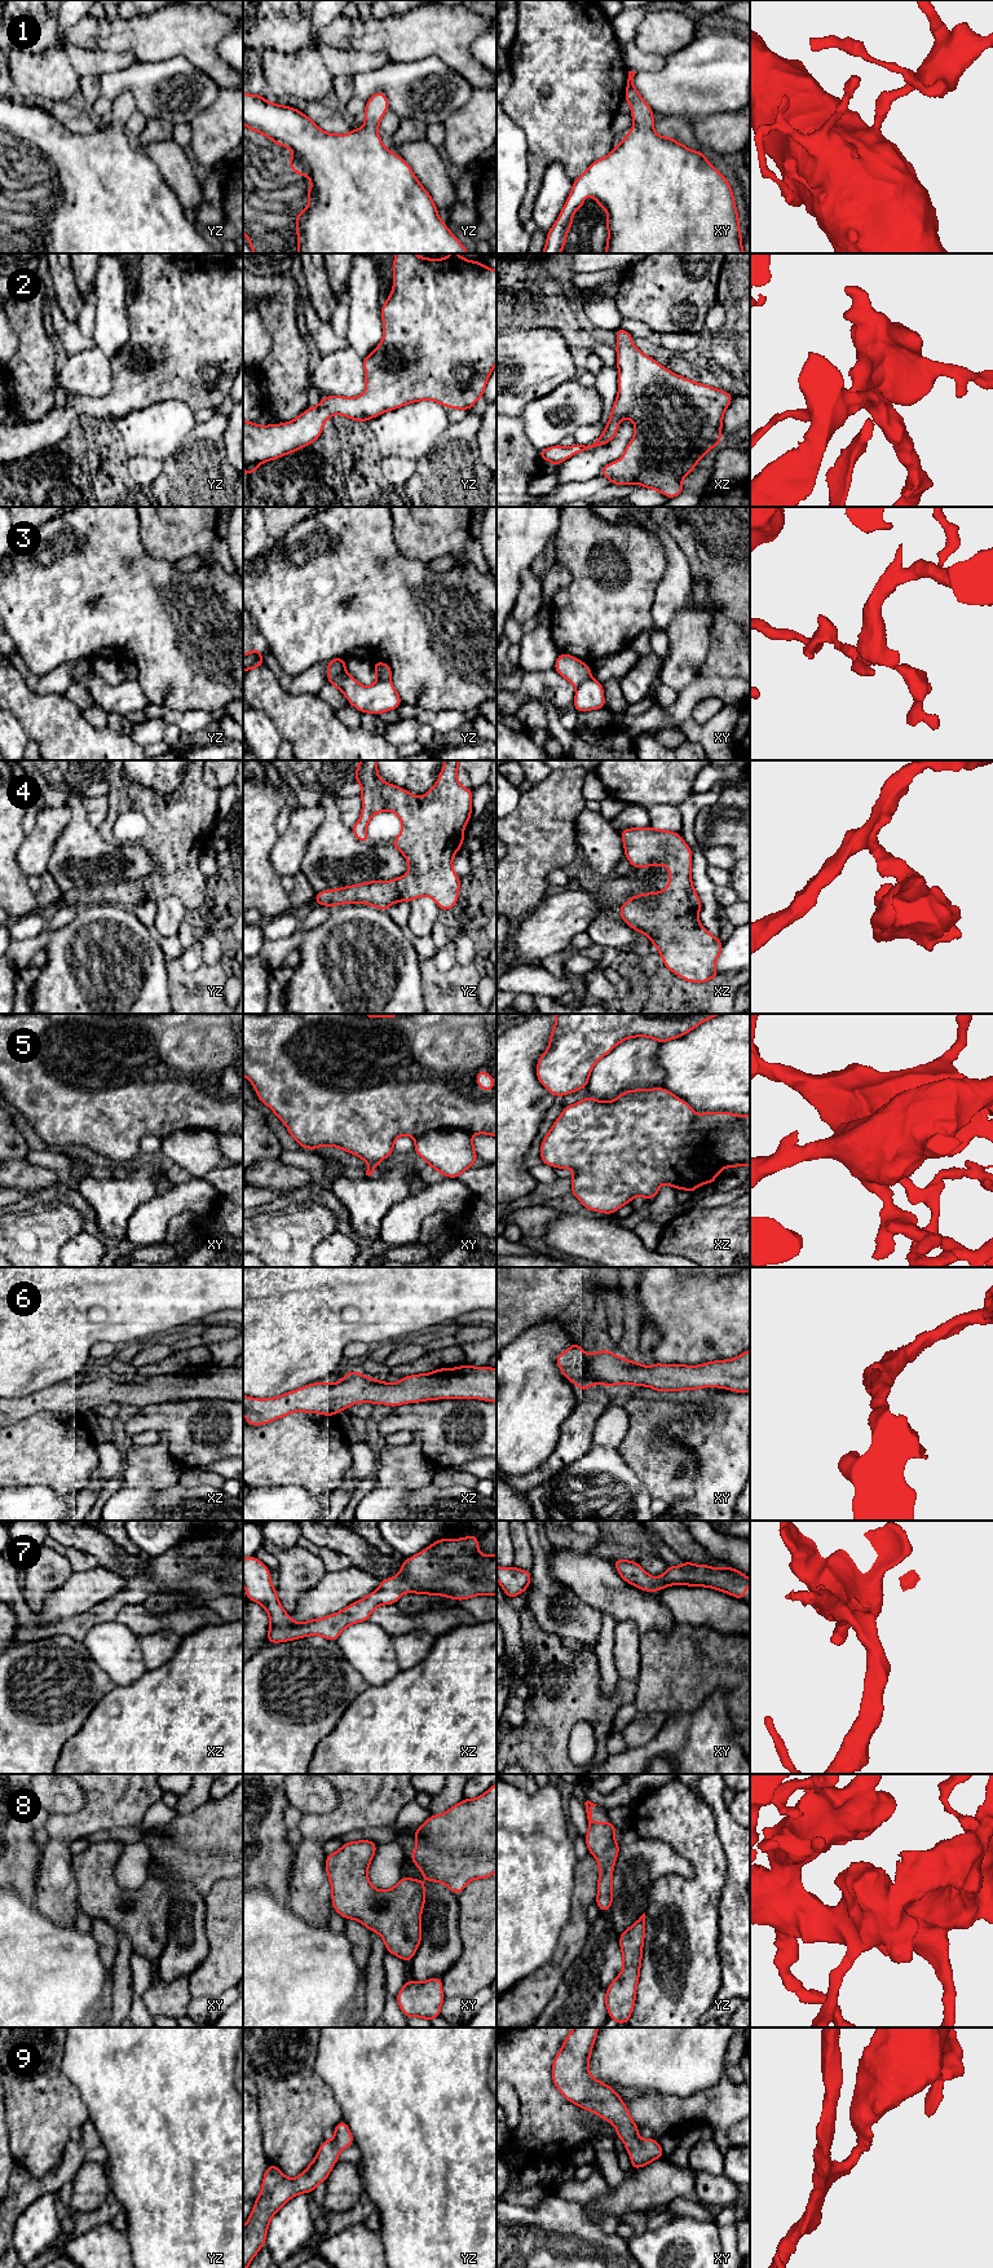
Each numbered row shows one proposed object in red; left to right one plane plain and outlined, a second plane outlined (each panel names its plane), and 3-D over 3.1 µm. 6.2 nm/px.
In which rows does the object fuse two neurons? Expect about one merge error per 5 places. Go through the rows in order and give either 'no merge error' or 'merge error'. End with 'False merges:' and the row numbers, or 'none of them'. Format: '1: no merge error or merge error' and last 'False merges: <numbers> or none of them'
1: no merge error
2: no merge error
3: merge error
4: no merge error
5: merge error
6: no merge error
7: no merge error
8: no merge error
9: no merge error
False merges: 3, 5

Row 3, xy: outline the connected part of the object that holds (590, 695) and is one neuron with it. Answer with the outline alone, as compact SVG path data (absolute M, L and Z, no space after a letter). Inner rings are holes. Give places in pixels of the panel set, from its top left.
M587 679L575 688L573 707L577 711L605 709L603 684L595 679Z

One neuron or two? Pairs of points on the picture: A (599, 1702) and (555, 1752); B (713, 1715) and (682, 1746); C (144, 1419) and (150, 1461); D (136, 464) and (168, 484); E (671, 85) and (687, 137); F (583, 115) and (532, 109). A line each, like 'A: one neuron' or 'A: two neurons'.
A: one neuron
B: one neuron
C: two neurons
D: two neurons
E: two neurons
F: one neuron

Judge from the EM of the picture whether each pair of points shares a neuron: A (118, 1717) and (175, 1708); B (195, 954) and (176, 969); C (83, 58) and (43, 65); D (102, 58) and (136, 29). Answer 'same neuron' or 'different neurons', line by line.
A: same neuron
B: different neurons
C: different neurons
D: different neurons

